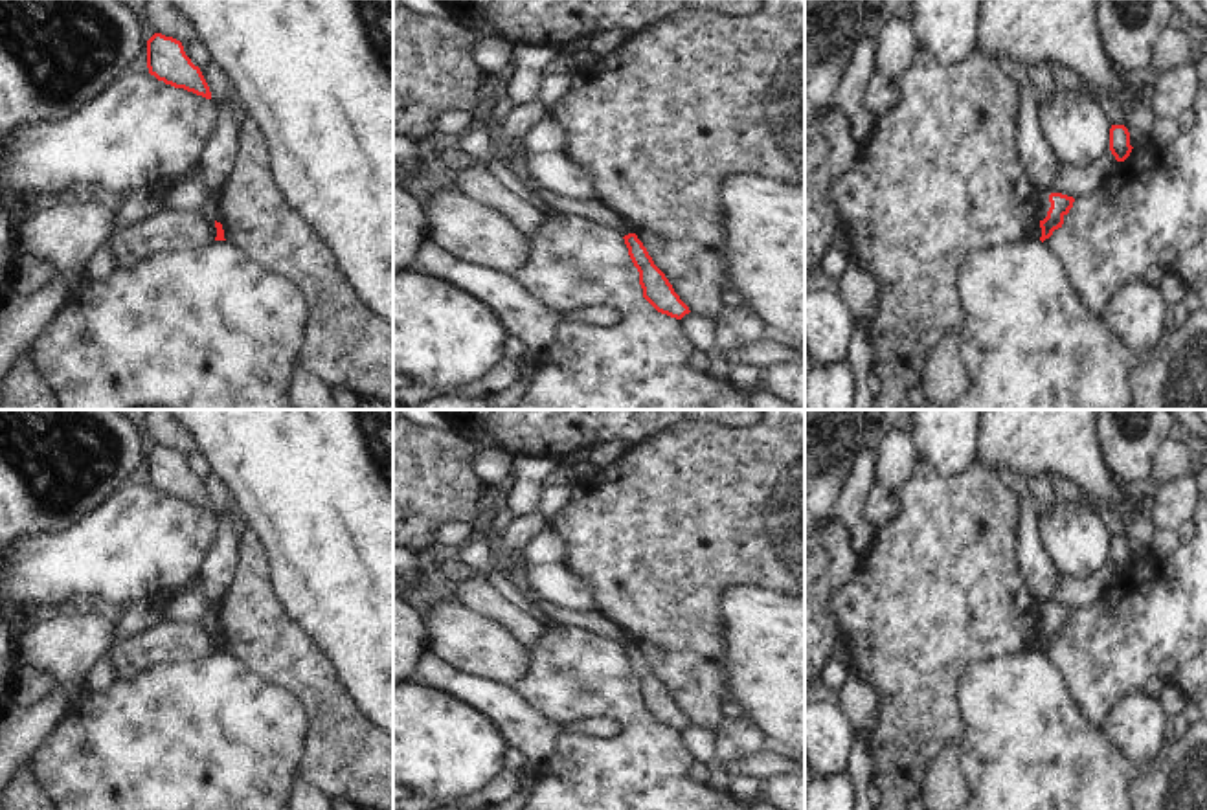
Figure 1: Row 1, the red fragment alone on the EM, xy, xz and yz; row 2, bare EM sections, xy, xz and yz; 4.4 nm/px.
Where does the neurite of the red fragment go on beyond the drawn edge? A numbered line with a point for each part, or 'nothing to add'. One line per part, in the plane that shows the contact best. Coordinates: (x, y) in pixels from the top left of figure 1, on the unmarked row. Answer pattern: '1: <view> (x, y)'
nothing to add

